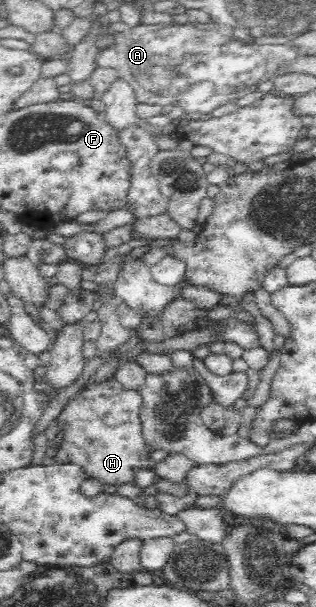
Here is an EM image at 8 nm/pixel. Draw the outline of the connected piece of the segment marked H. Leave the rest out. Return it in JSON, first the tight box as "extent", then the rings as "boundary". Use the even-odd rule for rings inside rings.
{"extent":[54,378,156,486],"boundary":[[[109,378],[100,383],[87,384],[79,390],[75,397],[58,416],[58,423],[65,432],[61,446],[58,448],[54,461],[57,463],[75,463],[81,466],[87,478],[99,480],[102,484],[121,486],[128,482],[134,483],[135,473],[146,469],[155,472],[156,462],[151,460],[150,448],[146,447],[142,435],[140,410],[143,398],[138,390],[126,390],[117,380]]]}

